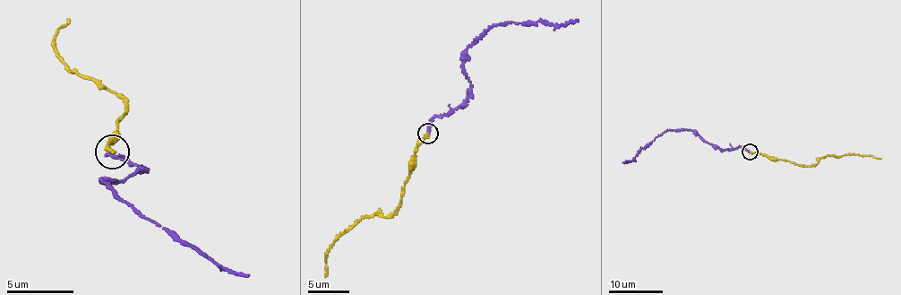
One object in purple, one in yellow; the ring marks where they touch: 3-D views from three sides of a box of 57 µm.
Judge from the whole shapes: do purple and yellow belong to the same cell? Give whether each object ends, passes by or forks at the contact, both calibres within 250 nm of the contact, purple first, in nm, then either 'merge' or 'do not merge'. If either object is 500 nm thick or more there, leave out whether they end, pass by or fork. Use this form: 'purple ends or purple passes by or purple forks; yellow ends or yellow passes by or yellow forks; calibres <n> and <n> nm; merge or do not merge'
purple ends; yellow ends; calibres 280 and 260 nm; merge

